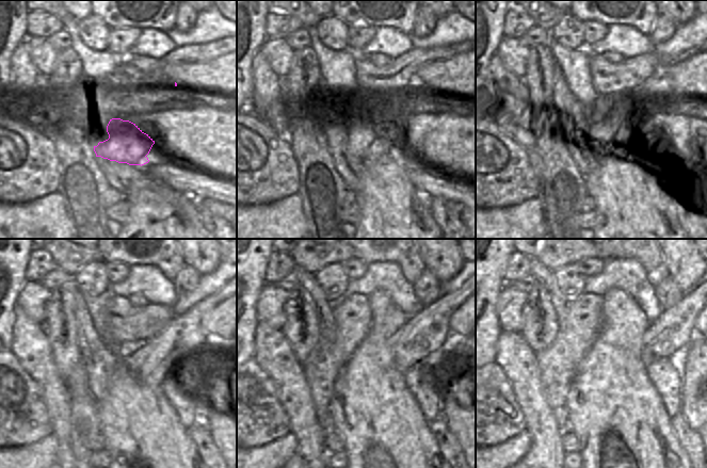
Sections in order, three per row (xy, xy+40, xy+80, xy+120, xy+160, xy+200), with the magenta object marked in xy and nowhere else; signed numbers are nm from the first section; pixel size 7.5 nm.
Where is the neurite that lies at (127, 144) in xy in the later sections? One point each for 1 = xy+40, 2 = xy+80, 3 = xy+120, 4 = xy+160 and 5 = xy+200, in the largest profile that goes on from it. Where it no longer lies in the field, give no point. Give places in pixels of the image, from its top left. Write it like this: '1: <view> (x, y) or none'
1: xy+40 (371, 132)
2: xy+80 (623, 127)
3: xy+120 (149, 360)
4: xy+160 (427, 332)
5: xy+200 (671, 332)

